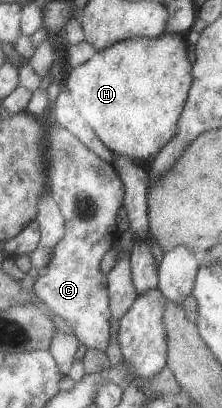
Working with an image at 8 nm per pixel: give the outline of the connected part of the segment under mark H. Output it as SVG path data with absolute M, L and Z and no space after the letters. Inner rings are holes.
M164 33L160 38L122 40L96 51L90 60L68 72L66 88L77 114L108 151L132 162L144 162L152 154L158 153L176 134L178 118L192 81L187 47L186 35L181 34Z

